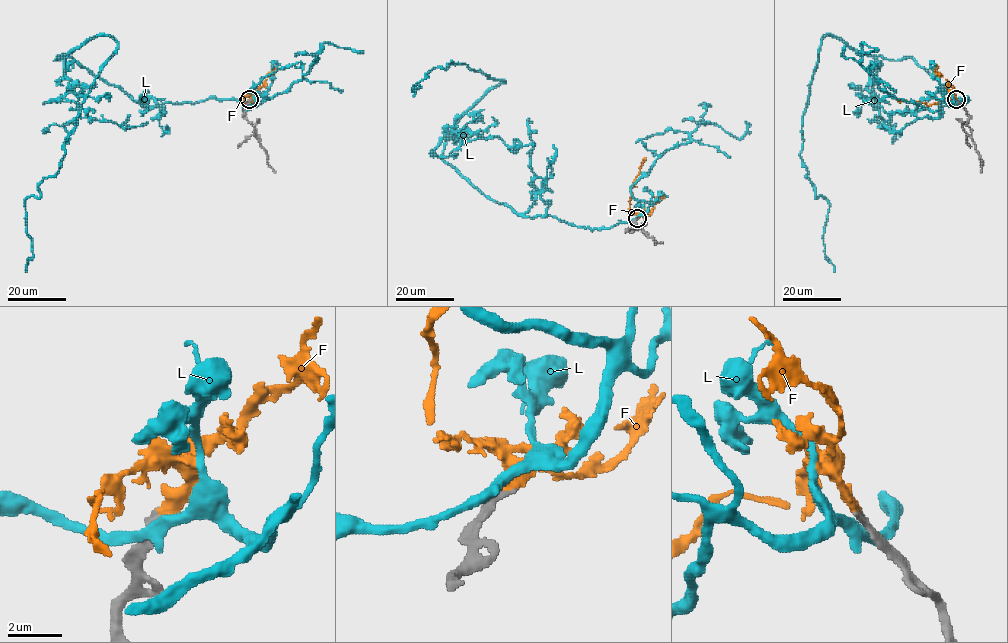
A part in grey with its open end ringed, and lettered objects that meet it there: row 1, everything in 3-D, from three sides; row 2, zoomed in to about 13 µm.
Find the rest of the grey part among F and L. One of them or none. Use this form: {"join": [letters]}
{"join": ["F"]}

